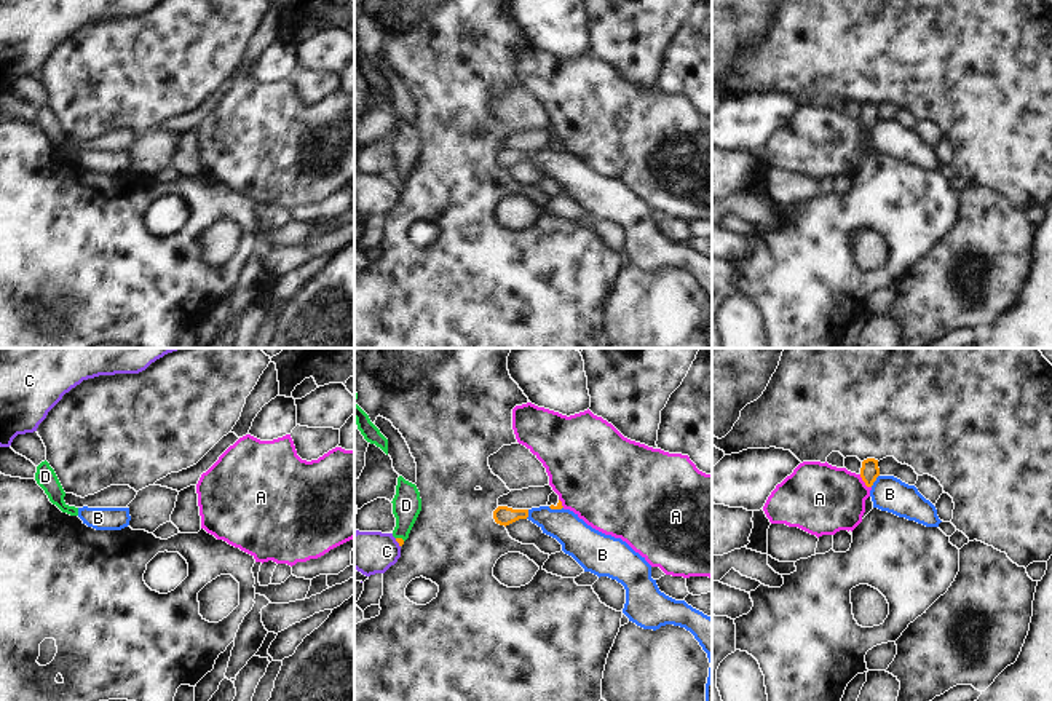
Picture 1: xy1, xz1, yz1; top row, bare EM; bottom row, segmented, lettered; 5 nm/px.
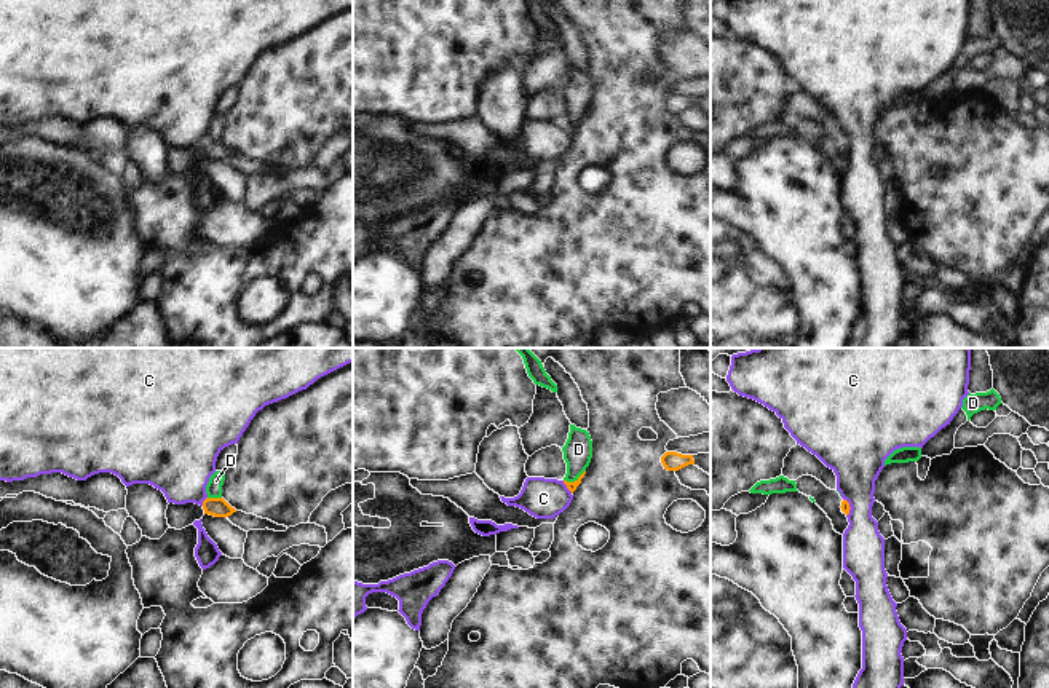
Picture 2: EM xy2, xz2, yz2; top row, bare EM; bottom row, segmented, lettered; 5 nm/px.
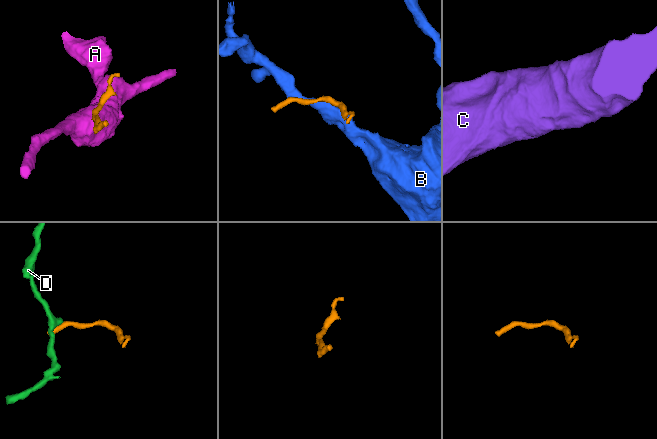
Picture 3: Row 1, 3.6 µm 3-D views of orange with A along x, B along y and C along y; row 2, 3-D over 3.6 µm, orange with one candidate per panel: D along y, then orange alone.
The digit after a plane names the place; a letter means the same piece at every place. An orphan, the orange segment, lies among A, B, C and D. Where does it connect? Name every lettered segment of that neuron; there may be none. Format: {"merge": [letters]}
{"merge": []}

